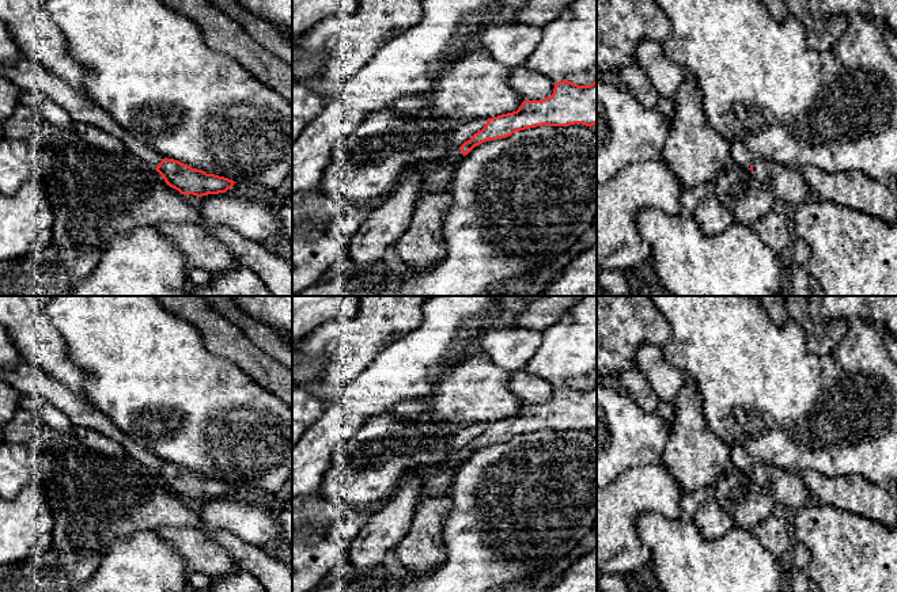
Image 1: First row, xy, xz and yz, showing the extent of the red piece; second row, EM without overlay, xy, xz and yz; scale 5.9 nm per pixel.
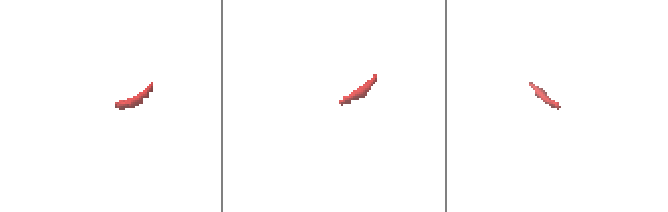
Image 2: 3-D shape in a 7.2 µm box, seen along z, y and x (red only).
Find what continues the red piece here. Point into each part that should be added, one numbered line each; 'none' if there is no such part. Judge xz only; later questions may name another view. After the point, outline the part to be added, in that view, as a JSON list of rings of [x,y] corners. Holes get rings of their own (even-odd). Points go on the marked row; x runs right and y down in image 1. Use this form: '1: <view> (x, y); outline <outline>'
1: xz (438, 182); outline [[[459,148],[448,152],[440,167],[436,168],[428,178],[423,178],[420,193],[447,193],[453,174],[462,158],[463,155]]]

